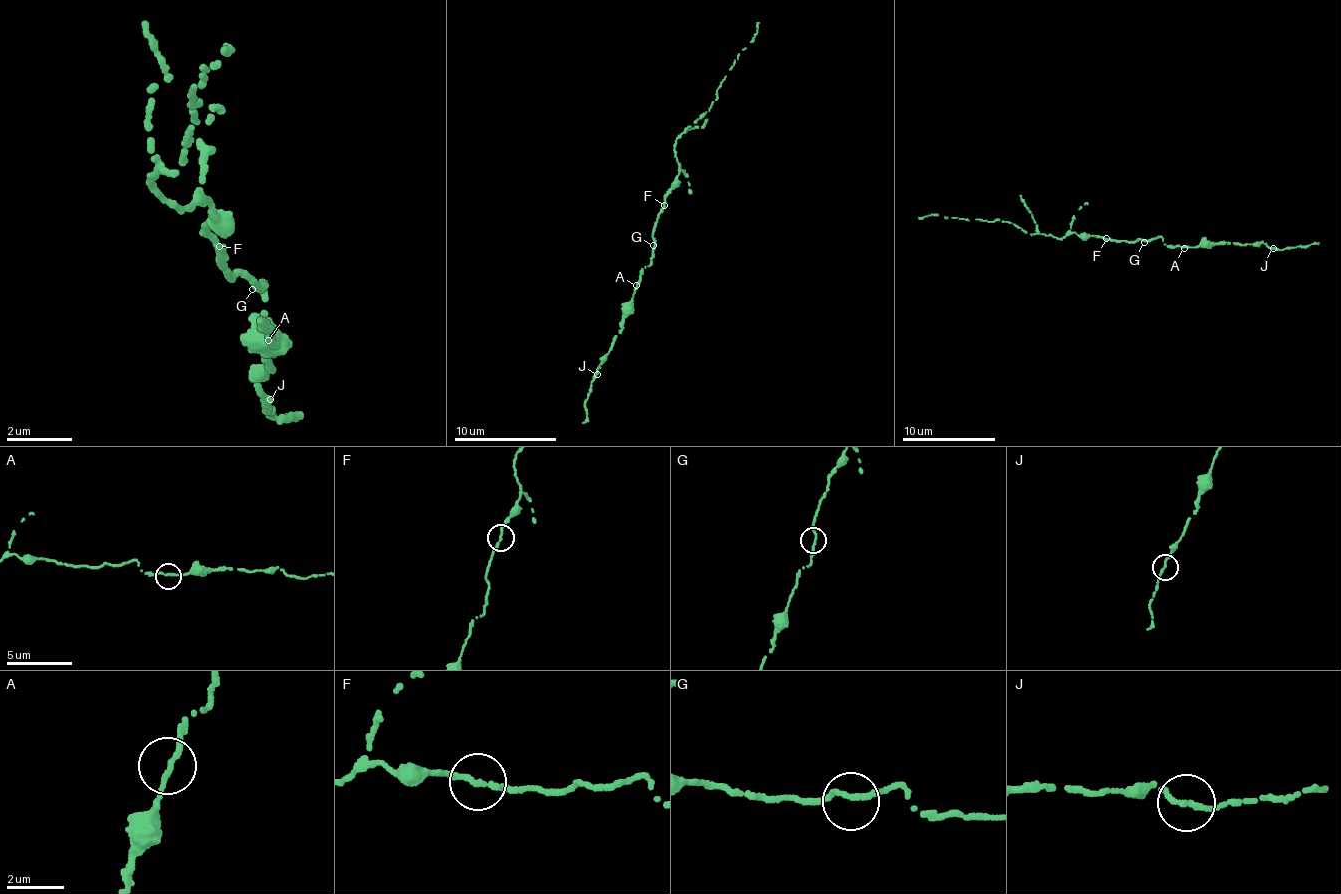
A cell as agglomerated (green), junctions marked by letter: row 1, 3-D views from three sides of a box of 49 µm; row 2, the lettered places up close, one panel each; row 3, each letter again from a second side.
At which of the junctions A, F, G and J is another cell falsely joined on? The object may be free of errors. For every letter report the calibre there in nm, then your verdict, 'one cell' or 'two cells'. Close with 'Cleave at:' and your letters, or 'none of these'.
A: 190 nm thick; one cell
F: 200 nm thick; two cells
G: 200 nm thick; one cell
J: 190 nm thick; one cell
Cleave at: F

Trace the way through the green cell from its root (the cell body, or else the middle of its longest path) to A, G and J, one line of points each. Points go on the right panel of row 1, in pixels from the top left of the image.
A: (1114, 241), (1161, 237), (1169, 246), (1184, 248)
G: (1114, 241), (1144, 242)
J: (1114, 241), (1161, 237), (1169, 246), (1196, 248), (1227, 243), (1266, 244), (1273, 248)

